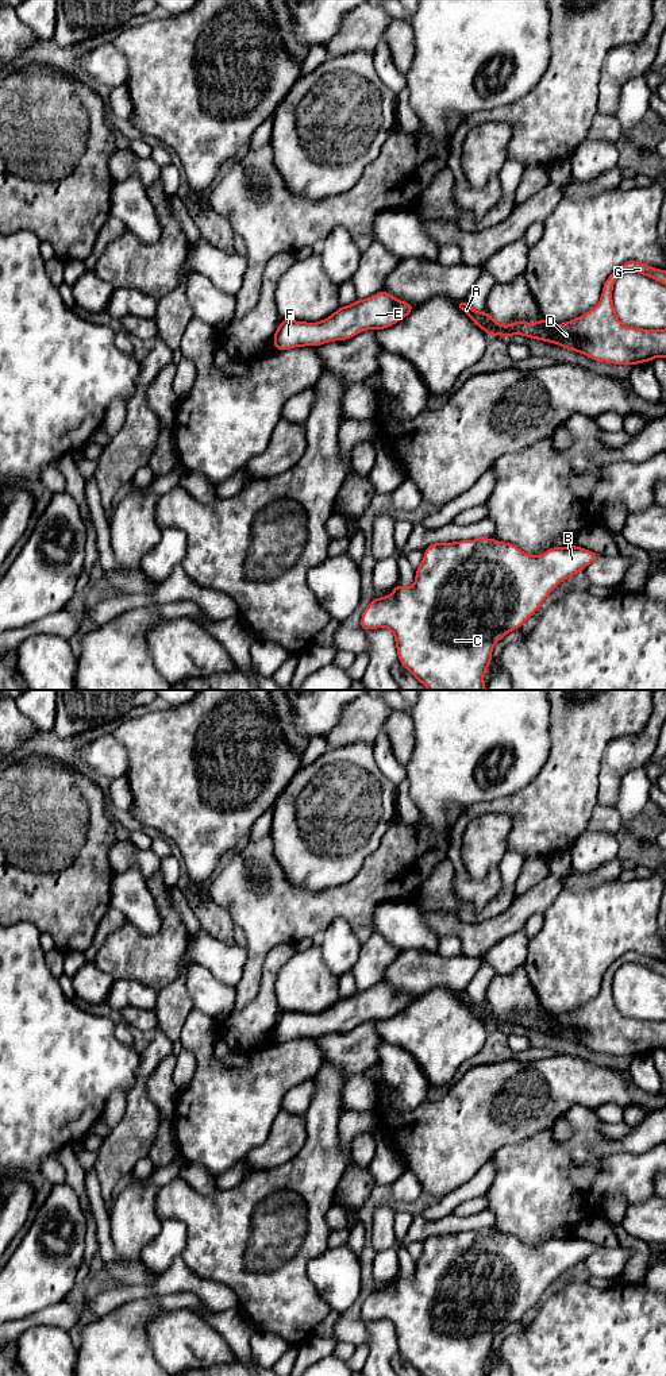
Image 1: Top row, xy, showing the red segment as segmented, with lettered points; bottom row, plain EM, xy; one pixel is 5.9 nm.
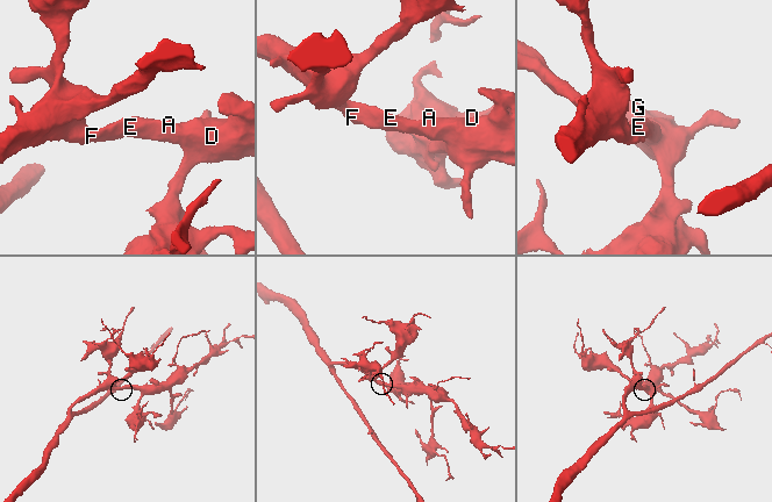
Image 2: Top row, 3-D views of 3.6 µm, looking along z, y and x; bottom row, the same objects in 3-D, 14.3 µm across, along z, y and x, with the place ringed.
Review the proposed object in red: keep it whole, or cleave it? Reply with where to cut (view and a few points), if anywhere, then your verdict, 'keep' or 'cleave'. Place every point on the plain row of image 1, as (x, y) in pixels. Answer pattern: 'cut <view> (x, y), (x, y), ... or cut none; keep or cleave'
cut none; keep

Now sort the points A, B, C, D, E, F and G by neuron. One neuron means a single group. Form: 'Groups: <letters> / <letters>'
Groups: A B C D E F G

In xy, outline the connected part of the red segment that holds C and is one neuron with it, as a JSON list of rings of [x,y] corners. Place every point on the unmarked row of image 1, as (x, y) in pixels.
[[[489,1229],[432,1234],[424,1241],[423,1253],[415,1263],[415,1276],[405,1279],[397,1275],[392,1286],[374,1290],[362,1304],[361,1321],[389,1319],[394,1326],[399,1353],[423,1376],[485,1376],[484,1365],[492,1353],[494,1335],[535,1306],[562,1272],[600,1249],[571,1236],[551,1238],[535,1248],[515,1236]]]

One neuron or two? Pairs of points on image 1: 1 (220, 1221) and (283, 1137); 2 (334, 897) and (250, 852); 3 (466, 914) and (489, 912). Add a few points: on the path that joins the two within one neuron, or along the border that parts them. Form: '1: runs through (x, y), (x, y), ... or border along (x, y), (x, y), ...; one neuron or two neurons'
1: border along (289, 1161), (273, 1168), (251, 1171); two neurons
2: runs through (312, 901), (293, 901), (266, 874); one neuron
3: runs through (472, 914), (484, 914); one neuron

